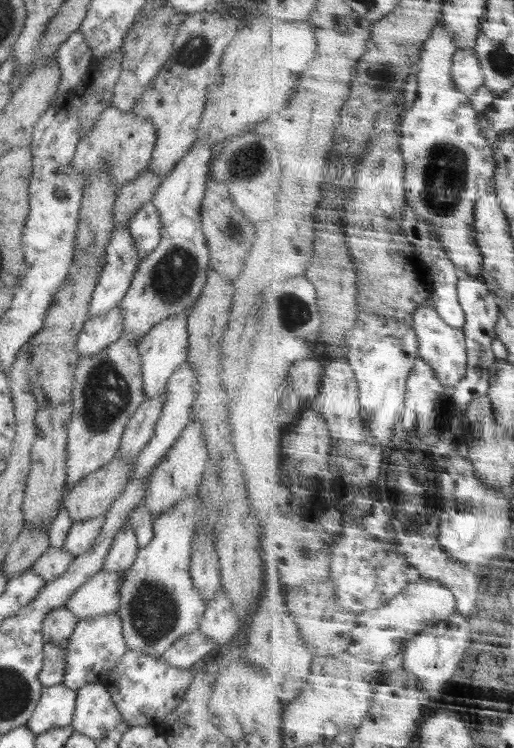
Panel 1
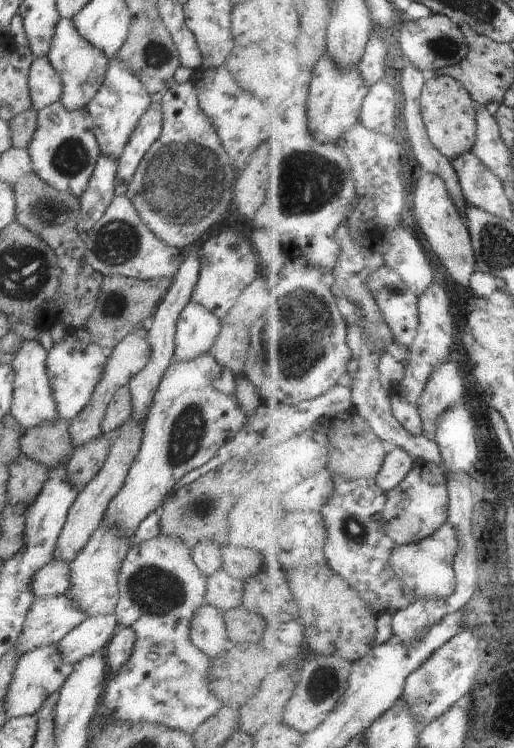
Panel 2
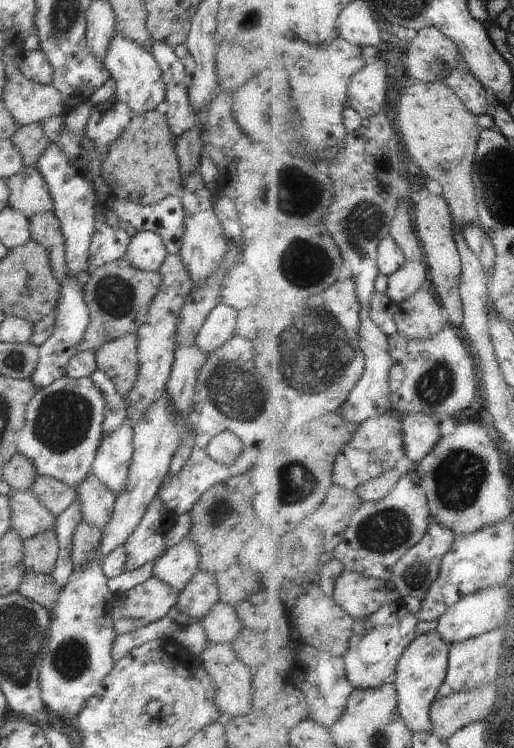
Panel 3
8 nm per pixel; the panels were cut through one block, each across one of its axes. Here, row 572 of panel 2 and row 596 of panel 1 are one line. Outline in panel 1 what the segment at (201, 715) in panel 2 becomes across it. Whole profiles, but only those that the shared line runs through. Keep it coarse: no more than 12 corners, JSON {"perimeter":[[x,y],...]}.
{"perimeter":[[199,496],[154,517],[124,572],[128,649],[162,657],[206,602],[189,556]]}

